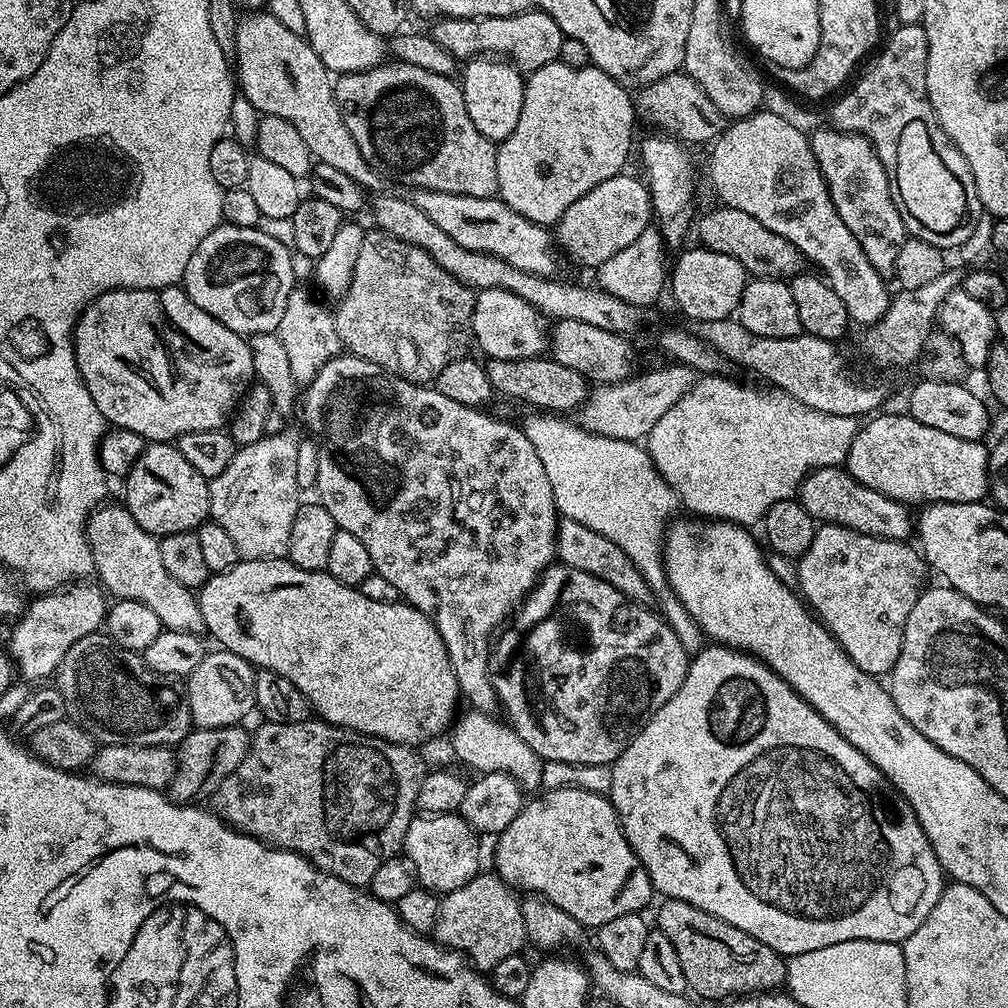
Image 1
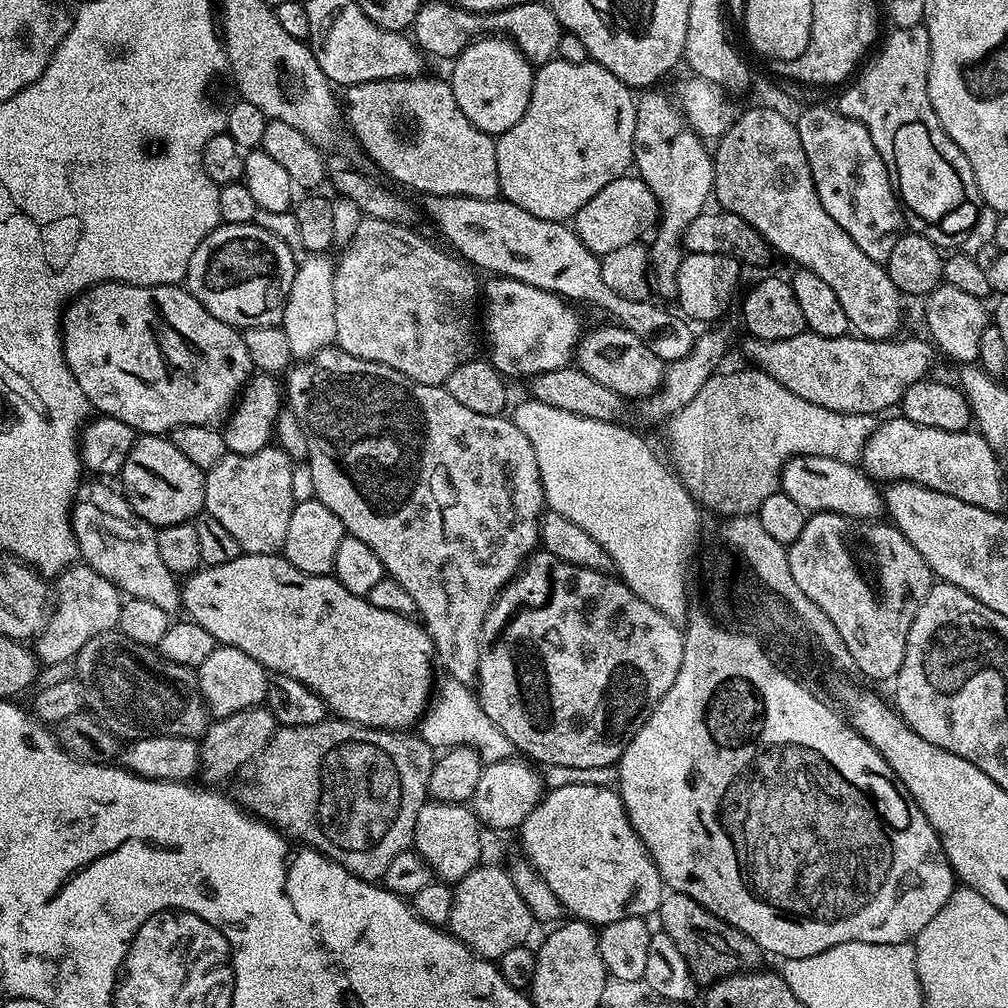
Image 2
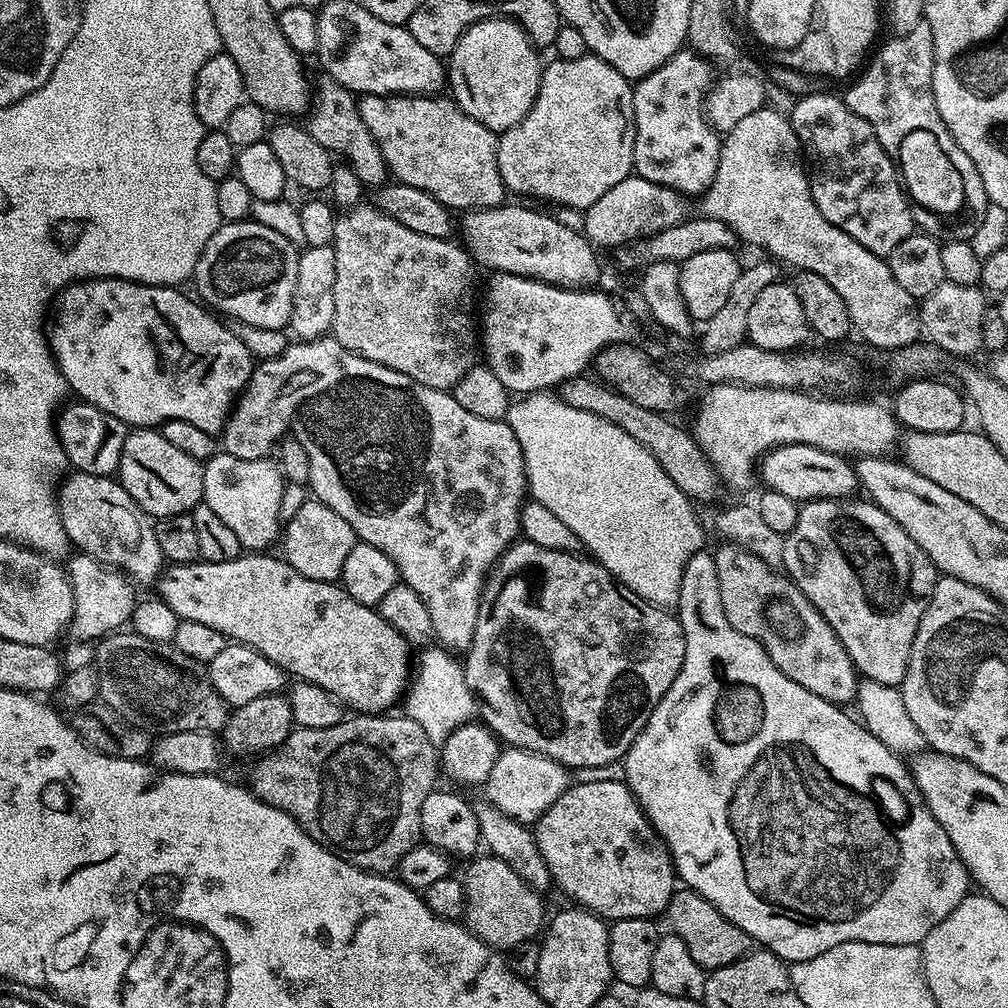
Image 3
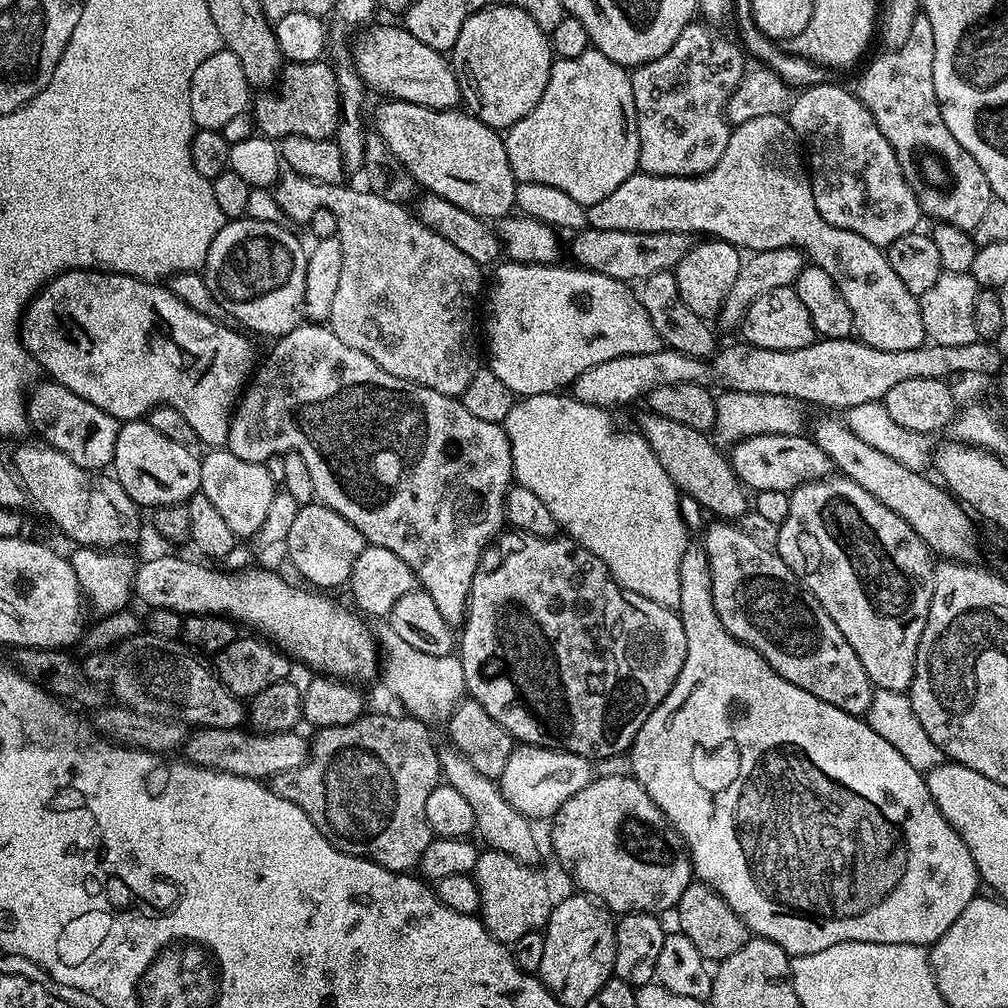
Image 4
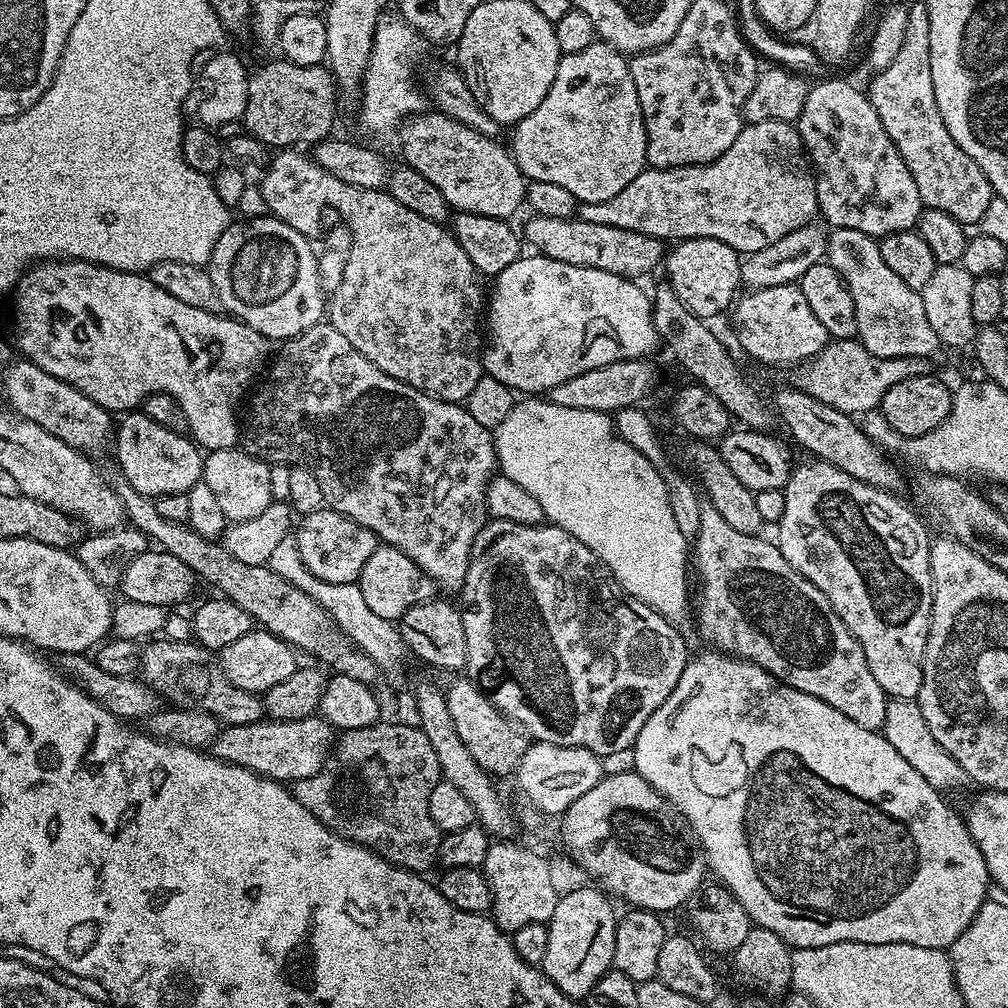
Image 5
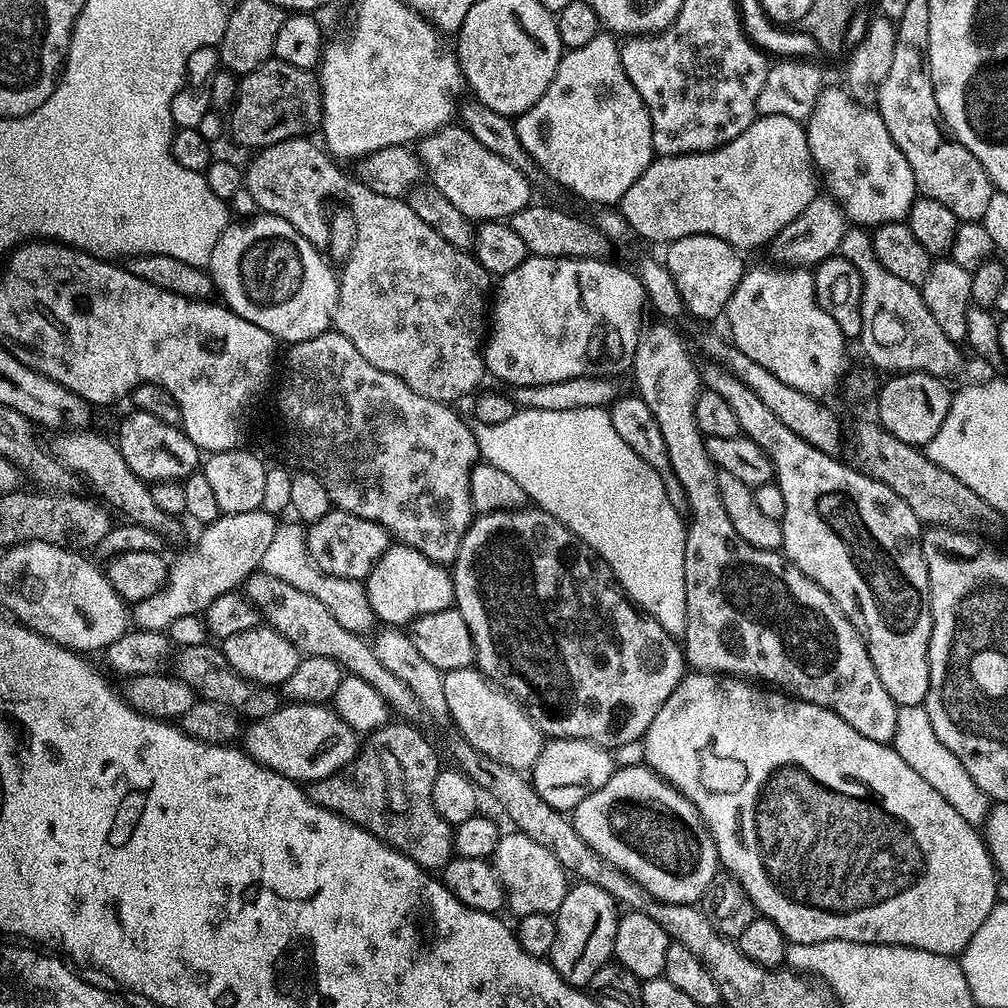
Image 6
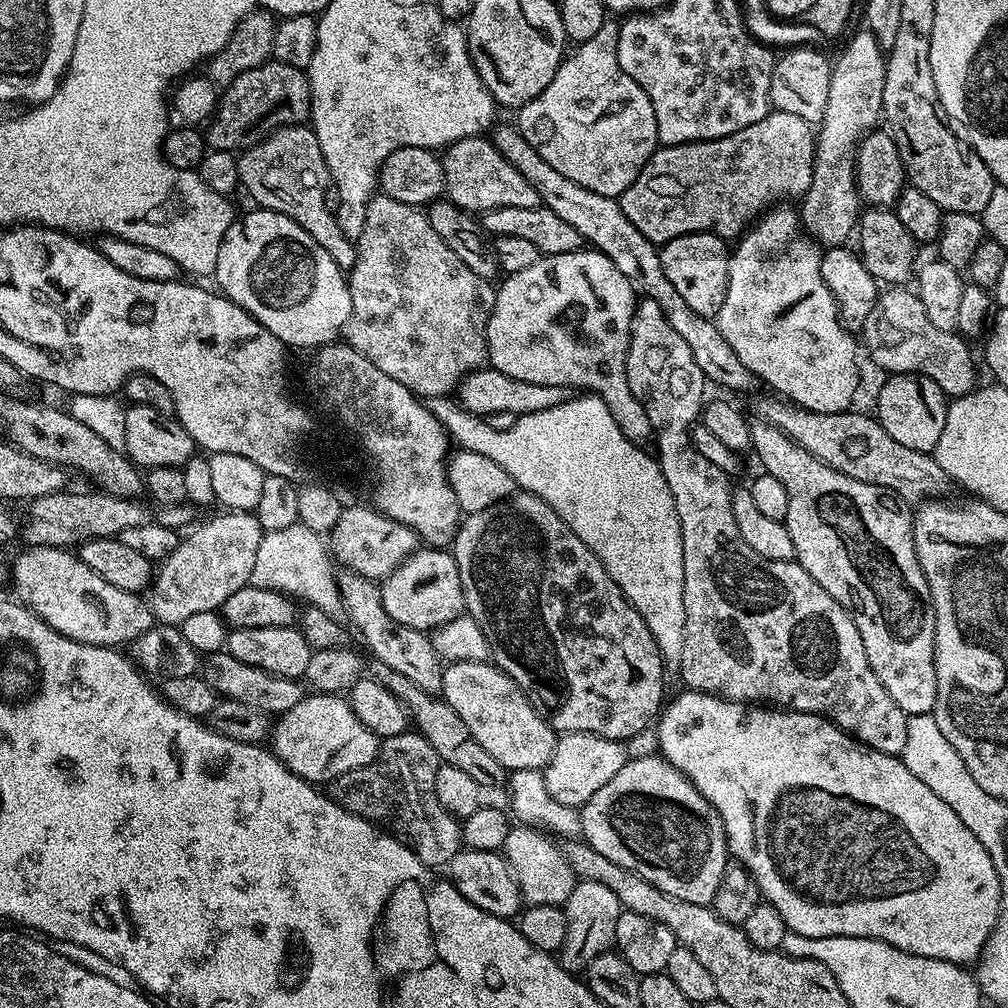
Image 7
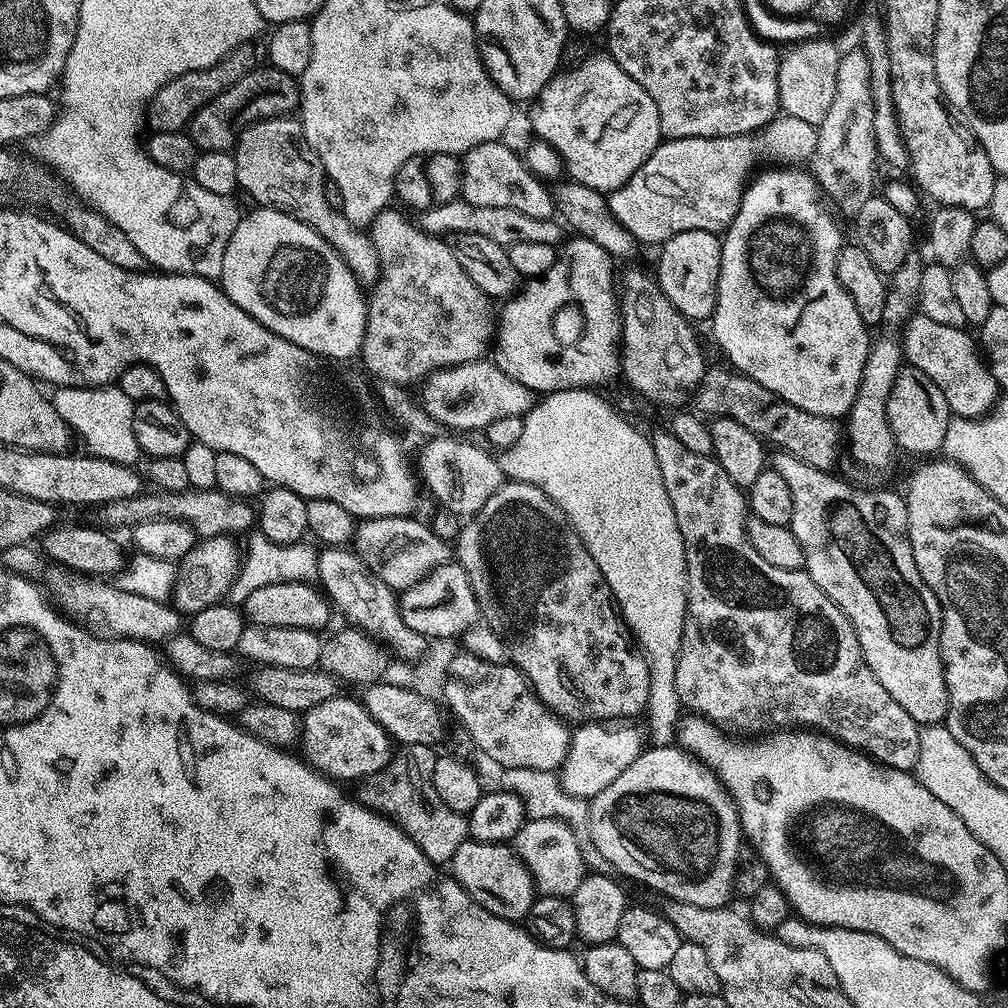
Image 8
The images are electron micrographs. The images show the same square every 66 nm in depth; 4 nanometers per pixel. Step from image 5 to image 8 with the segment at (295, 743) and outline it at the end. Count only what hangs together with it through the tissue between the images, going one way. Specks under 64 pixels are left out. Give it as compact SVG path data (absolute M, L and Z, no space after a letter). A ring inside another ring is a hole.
M337 694L303 713L298 748L301 748L299 751L303 759L323 776L336 782L359 782L388 764L394 751L394 742L386 730L382 730L382 726L370 718L359 699L351 700L348 696Z

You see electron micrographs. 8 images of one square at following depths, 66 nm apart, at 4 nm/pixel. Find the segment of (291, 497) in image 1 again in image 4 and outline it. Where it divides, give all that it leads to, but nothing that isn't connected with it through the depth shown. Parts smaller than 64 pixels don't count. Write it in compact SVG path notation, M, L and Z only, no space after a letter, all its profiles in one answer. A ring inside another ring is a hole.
M208 450L205 453L200 462L200 491L206 494L206 498L210 498L210 502L214 502L214 506L220 511L230 530L234 530L236 537L255 537L262 522L266 522L270 502L274 502L278 491L277 481L276 484L272 481L273 469L271 472L267 463L242 462L242 458L234 458L234 454L227 450Z

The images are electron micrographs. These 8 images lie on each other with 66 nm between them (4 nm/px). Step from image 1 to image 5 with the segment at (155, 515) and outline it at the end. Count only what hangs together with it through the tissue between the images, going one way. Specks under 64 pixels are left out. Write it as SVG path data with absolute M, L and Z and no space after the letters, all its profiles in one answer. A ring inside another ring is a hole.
M133 410L115 425L114 448L116 460L124 471L123 479L138 494L143 496L165 496L186 494L195 484L201 483L204 474L204 456L201 449L188 436L174 434L166 426L150 419L143 410Z

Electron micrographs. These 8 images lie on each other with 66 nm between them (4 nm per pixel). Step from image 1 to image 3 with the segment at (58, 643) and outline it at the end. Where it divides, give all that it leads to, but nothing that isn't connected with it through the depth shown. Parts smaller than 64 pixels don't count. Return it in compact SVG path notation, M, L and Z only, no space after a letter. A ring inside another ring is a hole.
M72 555L67 557L69 560L68 564L66 563L68 581L74 598L70 625L71 639L96 642L111 633L121 631L131 621L132 611L138 603L138 595L136 596L135 592L137 589L133 581L129 580L123 572L110 568L107 564L101 564L91 556Z

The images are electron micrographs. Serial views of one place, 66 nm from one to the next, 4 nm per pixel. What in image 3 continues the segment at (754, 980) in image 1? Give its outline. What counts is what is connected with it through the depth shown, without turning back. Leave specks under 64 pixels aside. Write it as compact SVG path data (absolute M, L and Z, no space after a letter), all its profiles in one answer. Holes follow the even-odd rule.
M681 887L673 892L666 916L672 919L671 935L680 936L682 942L686 942L686 950L690 950L694 962L698 962L698 966L702 966L705 970L732 964L741 956L748 955L750 951L747 934L738 926L731 924L709 900L702 898L690 888Z

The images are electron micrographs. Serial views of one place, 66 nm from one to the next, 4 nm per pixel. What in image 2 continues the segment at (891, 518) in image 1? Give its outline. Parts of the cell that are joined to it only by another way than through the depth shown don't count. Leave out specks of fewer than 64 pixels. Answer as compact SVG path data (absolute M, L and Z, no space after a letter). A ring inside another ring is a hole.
M795 456L793 460L788 461L780 472L779 491L784 492L793 502L798 502L802 506L805 514L814 512L833 512L849 516L855 520L875 521L879 512L885 511L884 497L881 489L870 479L863 467L856 464L847 464L838 462L838 458L826 458L825 456Z

